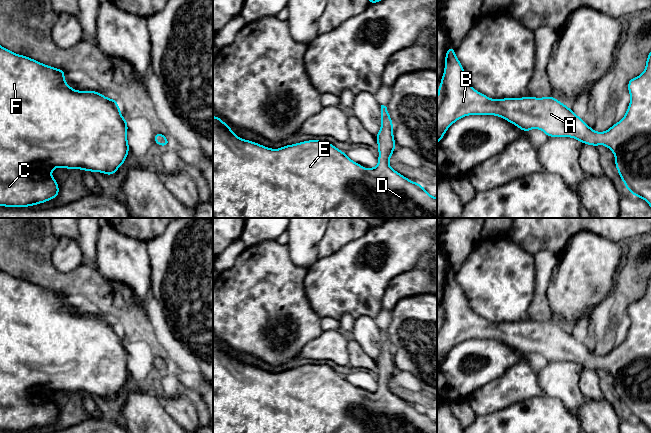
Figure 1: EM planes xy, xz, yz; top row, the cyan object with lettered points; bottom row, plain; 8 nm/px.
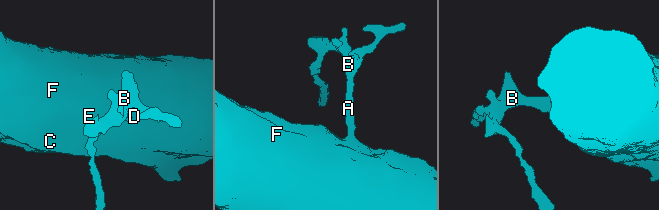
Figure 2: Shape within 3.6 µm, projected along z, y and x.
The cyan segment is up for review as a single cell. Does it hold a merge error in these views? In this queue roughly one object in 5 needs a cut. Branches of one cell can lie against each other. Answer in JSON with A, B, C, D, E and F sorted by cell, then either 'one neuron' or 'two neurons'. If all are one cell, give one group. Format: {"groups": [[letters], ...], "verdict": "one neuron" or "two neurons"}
{"groups": [["A", "B", "C", "D", "E", "F"]], "verdict": "one neuron"}

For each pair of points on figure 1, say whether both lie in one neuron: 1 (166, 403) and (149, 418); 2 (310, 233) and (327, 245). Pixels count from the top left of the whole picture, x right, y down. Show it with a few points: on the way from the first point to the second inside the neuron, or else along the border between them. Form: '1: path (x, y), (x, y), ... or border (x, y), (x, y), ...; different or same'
1: border (153, 394), (160, 405), (177, 422); different
2: border (327, 228), (317, 245), (318, 257); different

